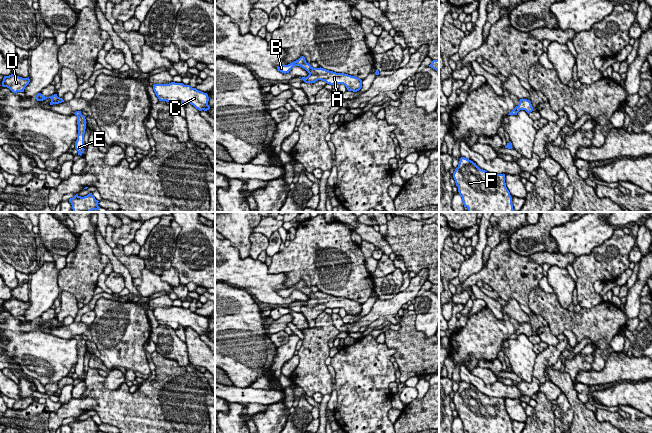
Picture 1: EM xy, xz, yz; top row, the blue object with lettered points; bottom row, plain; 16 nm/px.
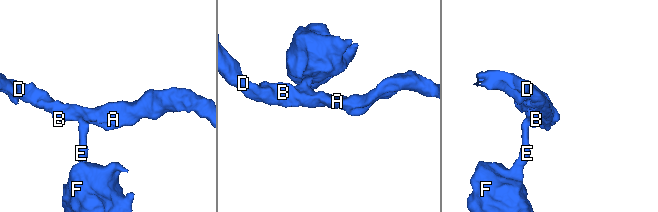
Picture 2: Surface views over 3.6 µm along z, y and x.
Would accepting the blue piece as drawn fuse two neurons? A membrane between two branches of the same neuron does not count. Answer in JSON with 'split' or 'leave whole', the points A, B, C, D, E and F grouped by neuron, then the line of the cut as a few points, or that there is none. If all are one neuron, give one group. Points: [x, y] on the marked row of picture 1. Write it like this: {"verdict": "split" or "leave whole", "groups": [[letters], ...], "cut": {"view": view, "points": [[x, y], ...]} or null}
{"verdict": "leave whole", "groups": [["A", "B", "C", "D", "E", "F"]], "cut": null}

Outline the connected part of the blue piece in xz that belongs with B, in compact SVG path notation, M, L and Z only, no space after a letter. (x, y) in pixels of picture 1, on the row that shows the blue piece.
M301 56L298 60L288 64L277 66L278 71L286 74L294 66L300 66L305 69L309 75L302 77L301 79L305 83L315 83L318 80L325 81L327 84L343 84L346 86L348 91L357 92L362 88L362 80L358 77L351 76L344 73L336 73L323 68L313 68L309 63L306 62L305 57Z

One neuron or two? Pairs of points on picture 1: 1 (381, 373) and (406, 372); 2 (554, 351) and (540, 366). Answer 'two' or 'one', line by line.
1: two
2: one

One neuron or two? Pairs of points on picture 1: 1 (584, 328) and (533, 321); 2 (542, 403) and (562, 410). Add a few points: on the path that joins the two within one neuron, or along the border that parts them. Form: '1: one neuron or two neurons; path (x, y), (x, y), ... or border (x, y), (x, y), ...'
1: two neurons; border (534, 313), (541, 316), (548, 326)
2: two neurons; border (553, 411), (555, 422)

